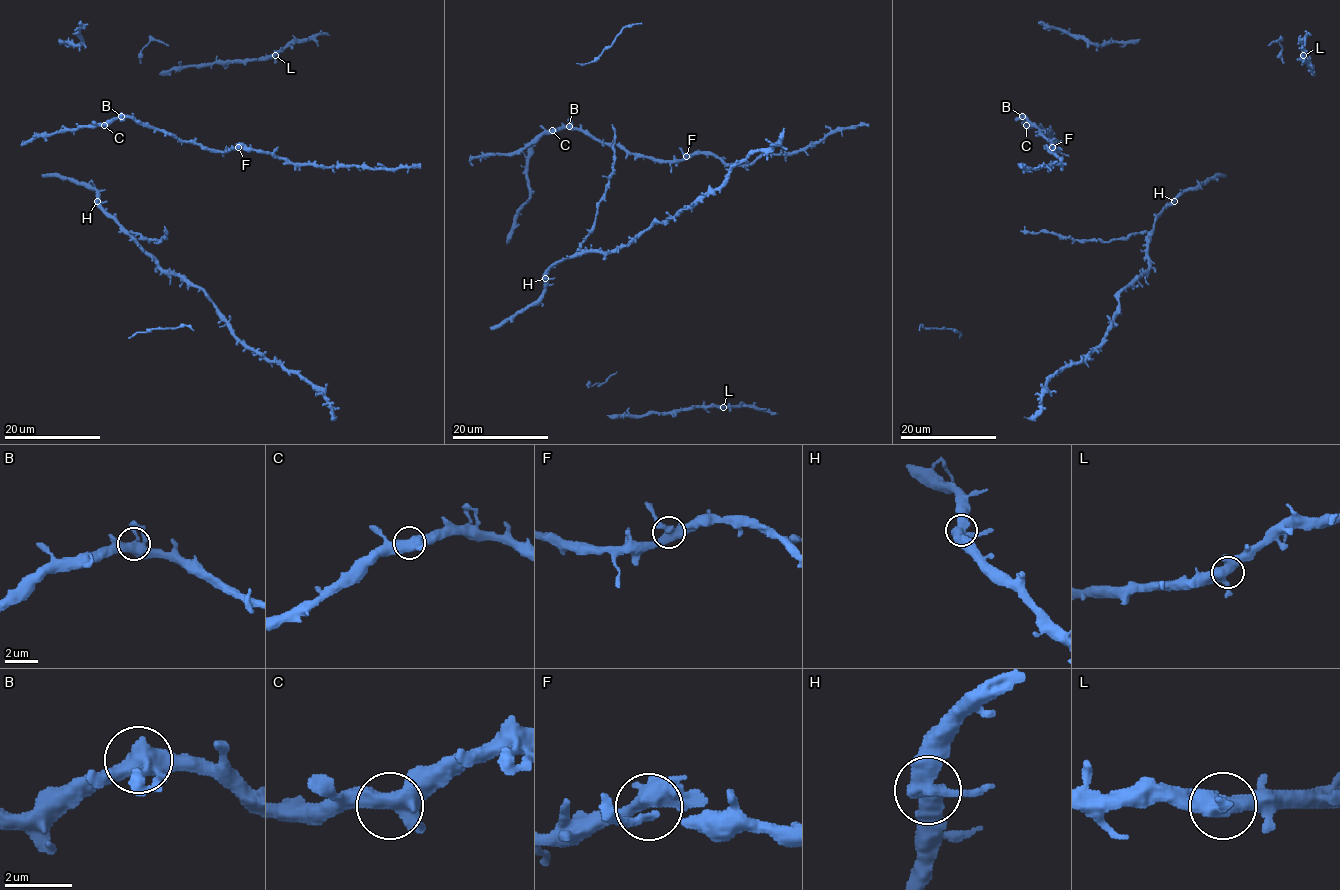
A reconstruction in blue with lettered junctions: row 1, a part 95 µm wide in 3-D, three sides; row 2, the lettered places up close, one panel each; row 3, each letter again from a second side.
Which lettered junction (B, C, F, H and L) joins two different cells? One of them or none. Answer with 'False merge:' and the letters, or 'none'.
False merge: none

